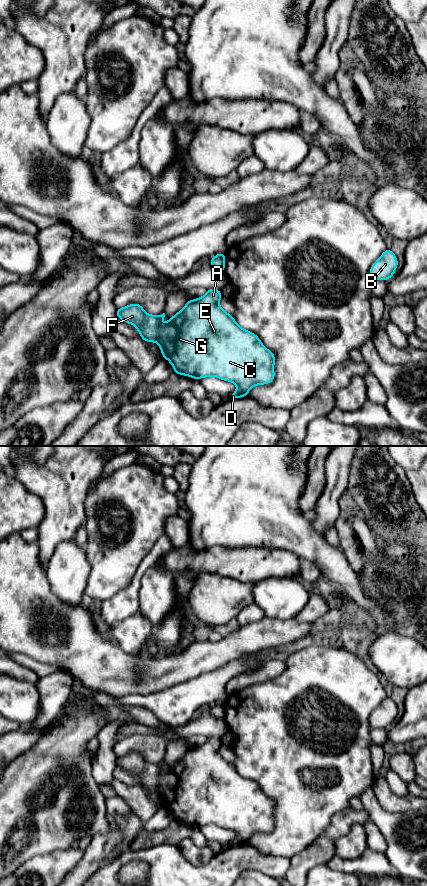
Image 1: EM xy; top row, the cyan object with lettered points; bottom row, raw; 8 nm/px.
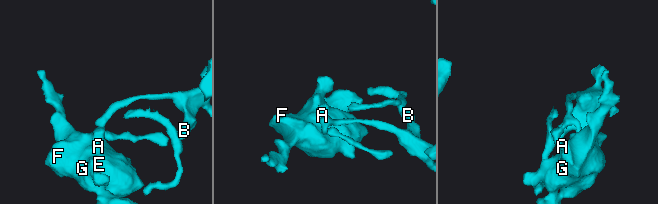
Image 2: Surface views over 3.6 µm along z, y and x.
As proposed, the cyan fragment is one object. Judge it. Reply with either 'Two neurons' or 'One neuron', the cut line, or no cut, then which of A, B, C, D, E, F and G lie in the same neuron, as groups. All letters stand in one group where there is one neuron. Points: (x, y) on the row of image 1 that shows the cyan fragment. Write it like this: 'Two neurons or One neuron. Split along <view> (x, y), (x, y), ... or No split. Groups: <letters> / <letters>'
Two neurons. Split along xy (215, 256), (224, 259). Groups: A C D E F G / B

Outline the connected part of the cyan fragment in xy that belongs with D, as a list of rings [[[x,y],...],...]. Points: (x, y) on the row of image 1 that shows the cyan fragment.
[[[210,288],[201,298],[187,301],[184,308],[169,322],[162,325],[165,313],[154,316],[146,313],[140,304],[133,303],[116,310],[116,316],[122,321],[133,324],[146,342],[156,342],[166,358],[179,375],[200,379],[214,376],[224,381],[233,382],[237,390],[229,397],[246,397],[255,385],[271,383],[275,378],[275,354],[269,351],[259,337],[241,328],[220,306],[220,290]]]

